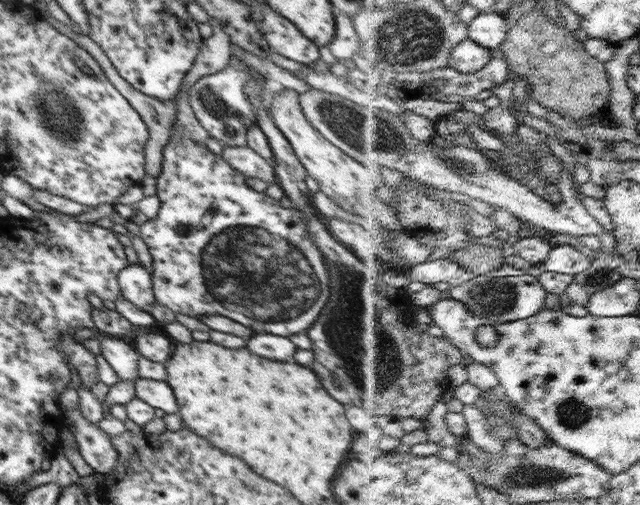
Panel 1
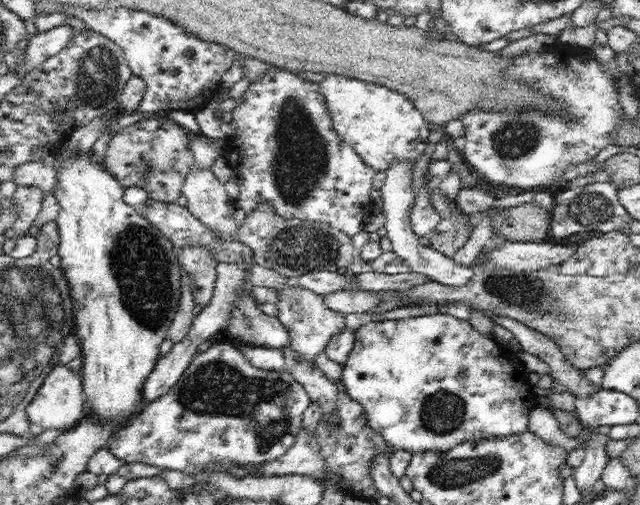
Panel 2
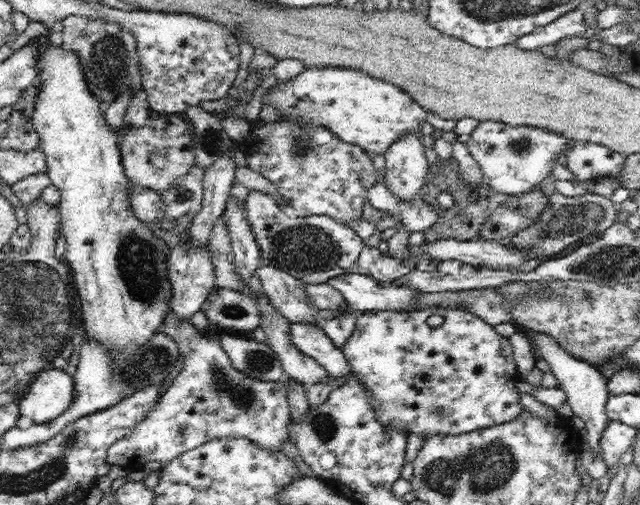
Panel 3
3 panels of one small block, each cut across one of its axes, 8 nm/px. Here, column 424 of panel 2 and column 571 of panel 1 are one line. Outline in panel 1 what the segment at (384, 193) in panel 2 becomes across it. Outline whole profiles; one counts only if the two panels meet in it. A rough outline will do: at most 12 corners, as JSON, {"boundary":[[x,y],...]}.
{"boundary":[[571,245],[556,246],[546,270],[580,274],[594,267]]}

